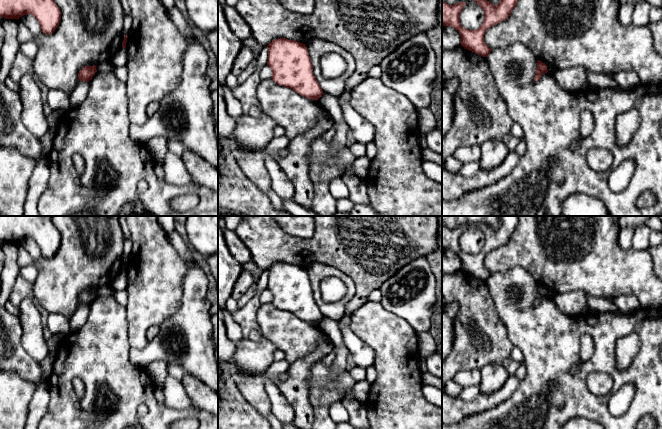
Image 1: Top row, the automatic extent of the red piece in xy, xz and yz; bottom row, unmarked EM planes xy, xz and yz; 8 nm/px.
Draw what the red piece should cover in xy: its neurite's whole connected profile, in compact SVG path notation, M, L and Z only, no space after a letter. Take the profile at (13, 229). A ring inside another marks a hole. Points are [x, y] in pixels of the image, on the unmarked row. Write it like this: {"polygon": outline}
{"polygon": "M0 216L0 240L18 244L28 238L37 243L46 259L52 258L61 244L52 216Z"}

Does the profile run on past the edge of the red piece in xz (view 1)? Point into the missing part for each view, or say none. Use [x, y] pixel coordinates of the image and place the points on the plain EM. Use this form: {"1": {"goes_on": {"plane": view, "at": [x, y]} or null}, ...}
{"1": {"goes_on": null}}

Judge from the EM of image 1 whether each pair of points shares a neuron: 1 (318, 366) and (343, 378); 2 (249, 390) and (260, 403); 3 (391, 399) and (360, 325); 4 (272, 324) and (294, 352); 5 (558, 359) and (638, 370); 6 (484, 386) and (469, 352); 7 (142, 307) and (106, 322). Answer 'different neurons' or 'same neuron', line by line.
1: same neuron
2: same neuron
3: same neuron
4: same neuron
5: same neuron
6: different neurons
7: different neurons

